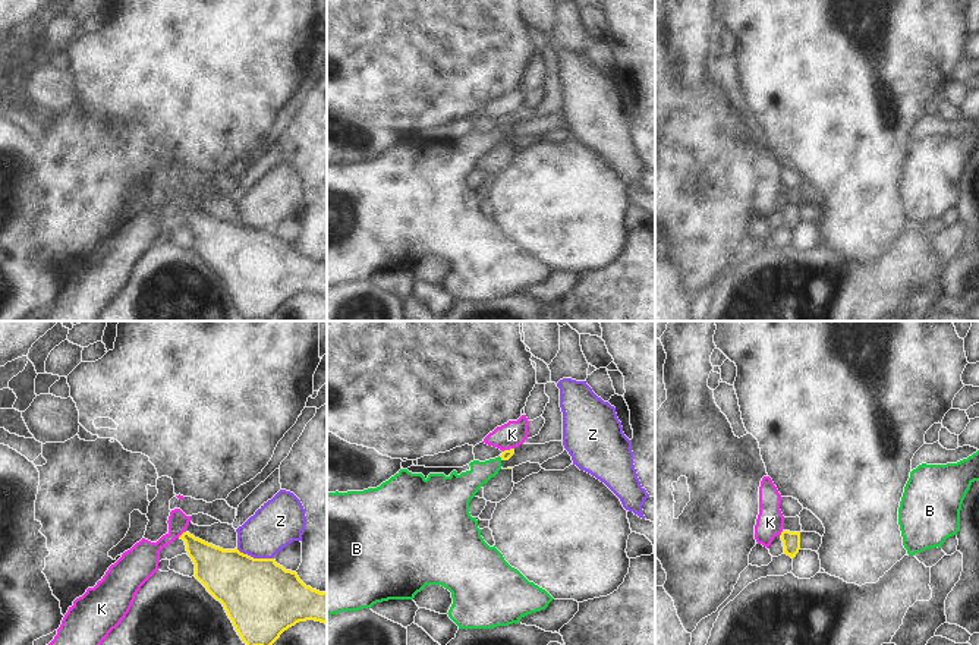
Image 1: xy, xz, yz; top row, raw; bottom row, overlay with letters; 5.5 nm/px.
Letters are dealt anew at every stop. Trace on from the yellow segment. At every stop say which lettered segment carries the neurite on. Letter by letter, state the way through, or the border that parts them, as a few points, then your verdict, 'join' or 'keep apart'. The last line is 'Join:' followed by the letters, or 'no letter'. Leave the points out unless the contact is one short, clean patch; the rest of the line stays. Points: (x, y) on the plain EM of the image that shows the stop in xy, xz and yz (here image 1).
B: across xz (506, 126), (500, 128), (490, 139), (465, 157) | join
K: along xy (185, 203), (178, 208) | keep apart
Z: keep apart
Join: B

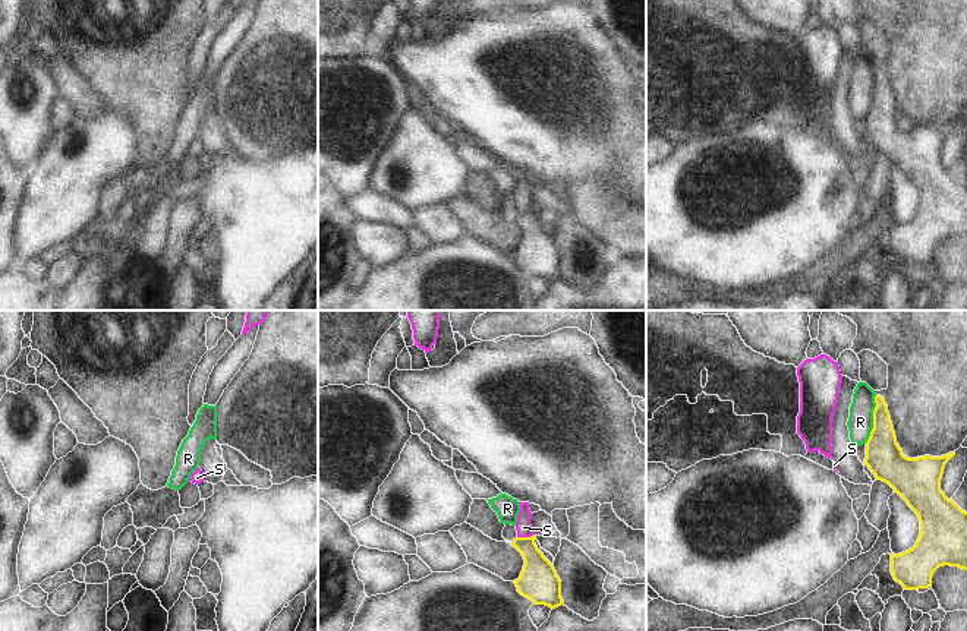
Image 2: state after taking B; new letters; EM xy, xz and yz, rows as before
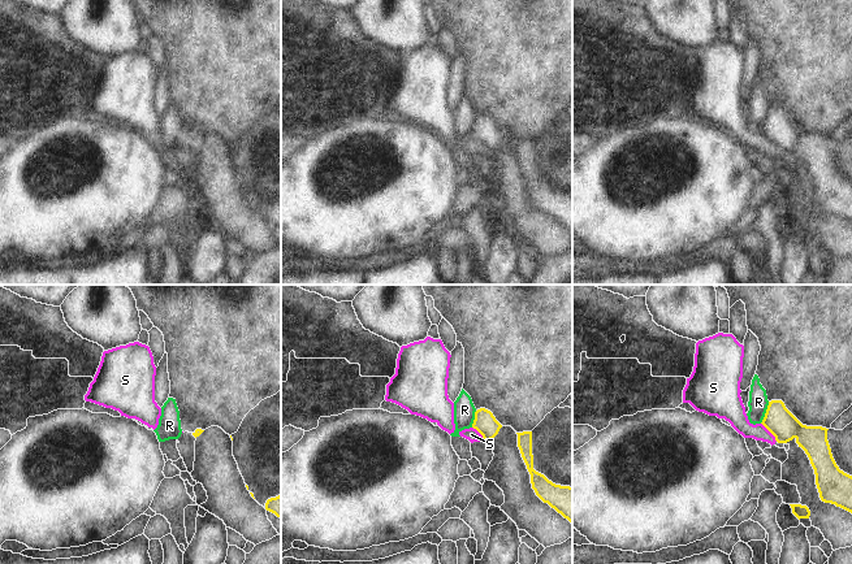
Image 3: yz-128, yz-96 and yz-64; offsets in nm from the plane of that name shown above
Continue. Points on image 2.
R: along yz (876, 68), (872, 103), (865, 114) | keep apart
S: along xz (534, 205), (517, 210) | keep apart
Join: no letter

